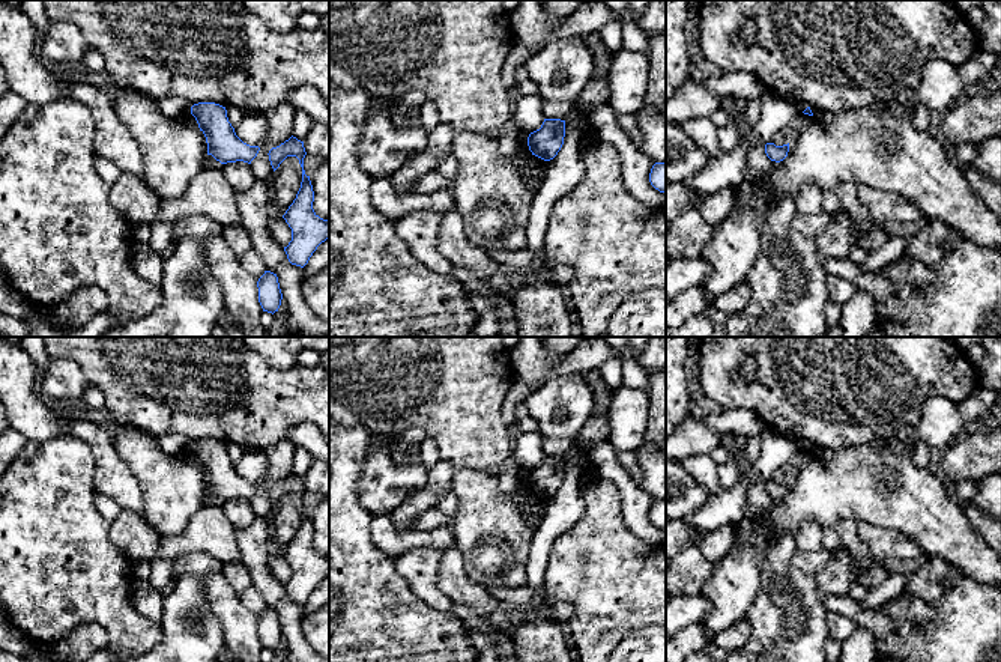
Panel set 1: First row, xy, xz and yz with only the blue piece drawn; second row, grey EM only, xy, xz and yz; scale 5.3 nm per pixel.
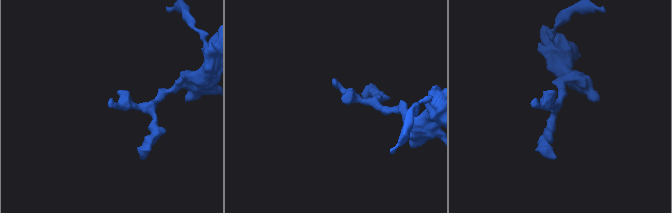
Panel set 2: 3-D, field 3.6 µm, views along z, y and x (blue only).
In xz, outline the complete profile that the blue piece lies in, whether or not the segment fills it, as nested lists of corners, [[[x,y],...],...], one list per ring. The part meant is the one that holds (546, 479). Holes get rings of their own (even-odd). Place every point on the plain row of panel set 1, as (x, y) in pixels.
[[[544,456],[540,466],[528,474],[528,483],[532,492],[550,498],[553,496],[564,481],[565,457]]]

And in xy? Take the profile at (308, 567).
[[[292,472],[280,483],[272,484],[268,492],[274,509],[287,493],[296,493],[302,504],[301,525],[283,555],[292,566],[292,578],[284,584],[287,596],[292,602],[304,605],[317,584],[329,576],[329,558],[320,555],[313,546],[314,528],[310,513],[304,507],[307,492],[304,478]]]

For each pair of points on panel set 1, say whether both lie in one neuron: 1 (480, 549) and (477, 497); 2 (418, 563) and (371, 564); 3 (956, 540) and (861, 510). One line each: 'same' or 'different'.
1: same
2: different
3: same

